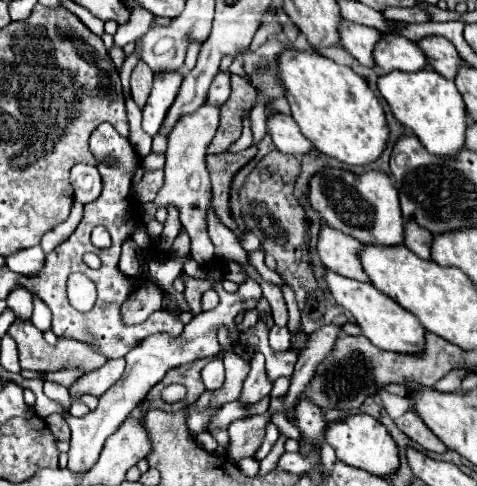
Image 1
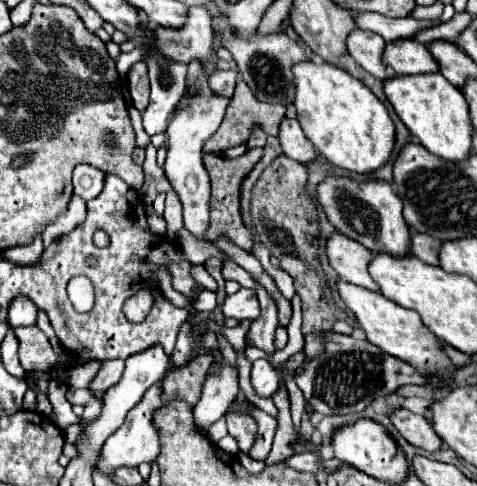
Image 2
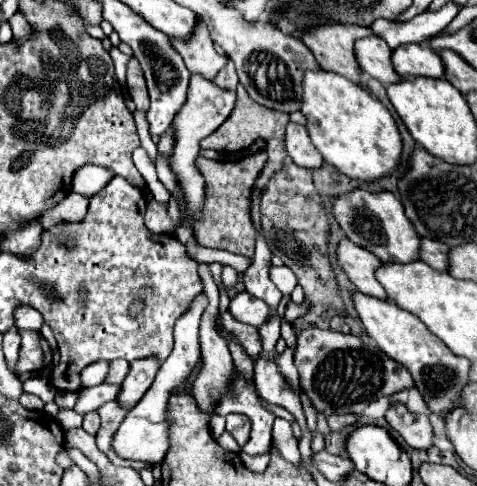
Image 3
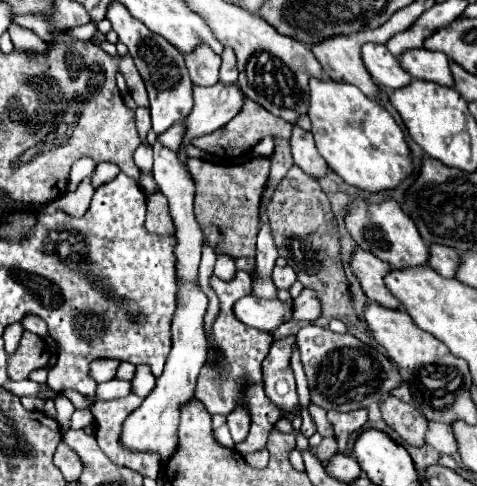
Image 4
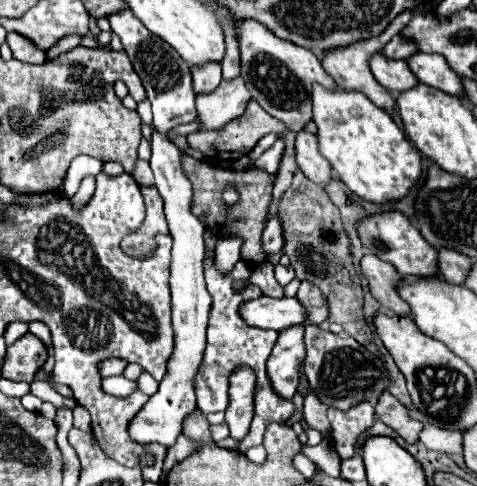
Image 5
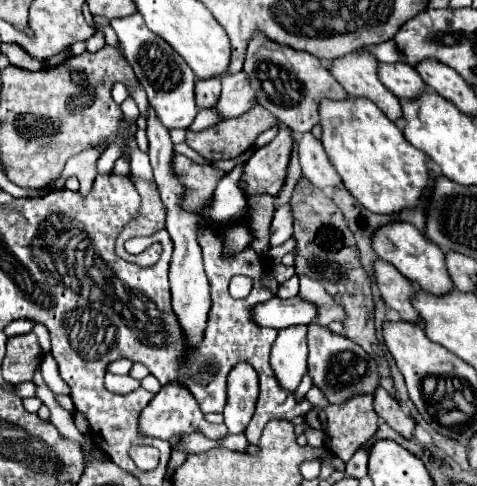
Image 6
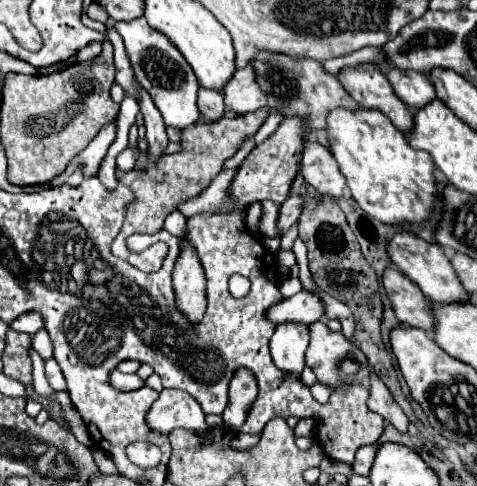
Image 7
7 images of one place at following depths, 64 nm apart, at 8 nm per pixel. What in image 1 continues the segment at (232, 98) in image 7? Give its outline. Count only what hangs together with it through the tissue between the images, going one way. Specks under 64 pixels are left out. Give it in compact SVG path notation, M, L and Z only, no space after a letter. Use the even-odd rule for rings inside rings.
M192 41L189 43L188 50L186 52L186 58L185 58L185 65L188 70L192 68L192 66L196 65L197 57L200 52L201 44L196 41ZM204 104L194 114L188 114L178 120L174 130L168 136L168 150L166 150L166 166L164 166L164 184L156 194L156 200L142 204L142 220L150 222L156 218L158 208L176 206L180 212L180 222L190 234L192 240L192 258L204 266L210 260L214 260L214 244L206 232L206 210L208 210L208 190L210 190L210 178L206 170L206 148L210 140L214 138L214 132L218 128L218 116L220 110L214 106Z

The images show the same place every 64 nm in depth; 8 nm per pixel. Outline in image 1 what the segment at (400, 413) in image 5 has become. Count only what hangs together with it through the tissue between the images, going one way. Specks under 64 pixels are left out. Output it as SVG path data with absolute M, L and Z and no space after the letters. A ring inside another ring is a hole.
M406 412L404 416L400 416L398 420L394 420L396 426L410 436L410 440L418 442L424 450L430 450L430 452L438 452L438 454L444 454L448 448L446 444L434 436L434 432L430 428L426 428L426 424L420 420L420 416L416 412Z

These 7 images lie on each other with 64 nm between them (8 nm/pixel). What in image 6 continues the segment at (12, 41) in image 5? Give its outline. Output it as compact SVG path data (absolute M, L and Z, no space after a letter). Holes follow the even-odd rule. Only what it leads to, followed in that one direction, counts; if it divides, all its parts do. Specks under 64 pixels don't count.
M6 42L2 44L2 52L8 56L10 64L16 64L20 68L26 68L30 71L38 71L45 68L45 63L38 61L38 58L30 56L20 44L16 42Z

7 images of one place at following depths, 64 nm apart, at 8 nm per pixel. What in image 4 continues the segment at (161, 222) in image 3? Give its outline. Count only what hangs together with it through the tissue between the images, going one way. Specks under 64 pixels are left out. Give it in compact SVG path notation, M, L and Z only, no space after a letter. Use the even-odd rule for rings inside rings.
M160 192L148 196L146 230L152 234L174 234L174 224L168 216L168 202Z

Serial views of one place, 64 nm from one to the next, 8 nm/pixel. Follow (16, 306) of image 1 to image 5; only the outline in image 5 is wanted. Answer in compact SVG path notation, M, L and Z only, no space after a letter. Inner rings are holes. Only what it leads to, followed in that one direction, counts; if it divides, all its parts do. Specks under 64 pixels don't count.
M28 322L28 330L38 336L46 346L50 346L50 332L48 332L48 326L44 322Z

